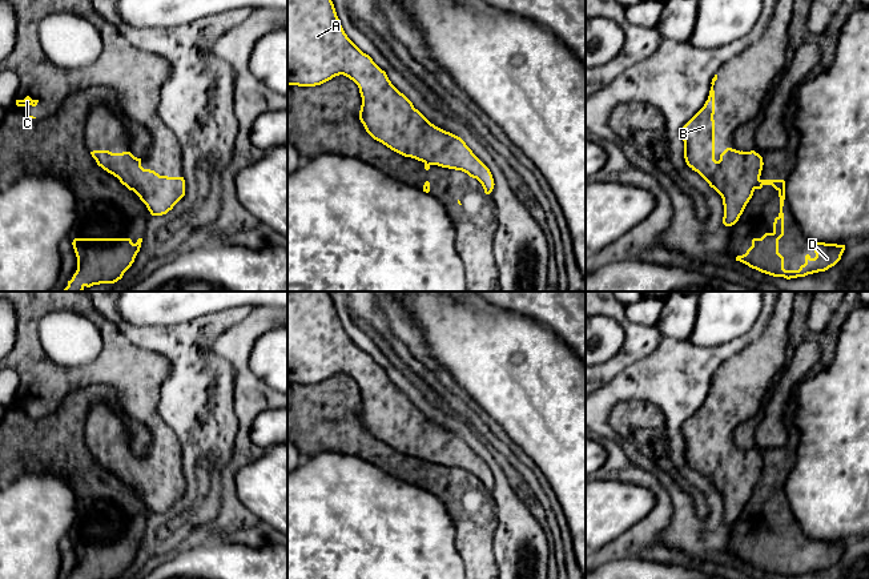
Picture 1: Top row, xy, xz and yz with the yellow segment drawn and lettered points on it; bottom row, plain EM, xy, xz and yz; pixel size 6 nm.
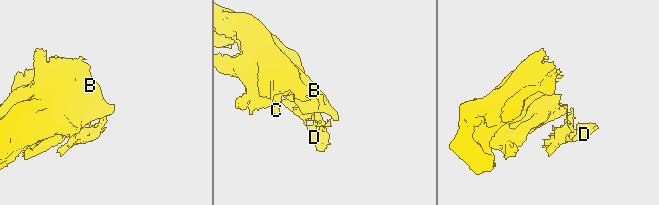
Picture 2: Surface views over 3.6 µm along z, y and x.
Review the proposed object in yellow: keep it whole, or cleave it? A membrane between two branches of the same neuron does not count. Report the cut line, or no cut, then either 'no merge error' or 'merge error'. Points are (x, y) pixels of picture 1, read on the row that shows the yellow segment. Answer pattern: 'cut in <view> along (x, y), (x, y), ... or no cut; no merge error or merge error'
cut in yz along (759, 179), (753, 188); merge error

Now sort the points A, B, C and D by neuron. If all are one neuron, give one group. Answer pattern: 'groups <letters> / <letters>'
groups A B C / D

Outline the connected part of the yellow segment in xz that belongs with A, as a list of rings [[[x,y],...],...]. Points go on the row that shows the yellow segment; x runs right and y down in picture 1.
[[[287,0],[287,85],[315,87],[339,75],[349,77],[358,85],[362,97],[359,120],[374,140],[405,157],[430,165],[462,170],[476,178],[486,194],[492,192],[495,184],[490,169],[460,137],[435,126],[415,109],[413,102],[391,84],[386,72],[347,37],[331,0]]]

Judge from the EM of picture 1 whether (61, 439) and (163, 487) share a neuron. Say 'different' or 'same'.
different

